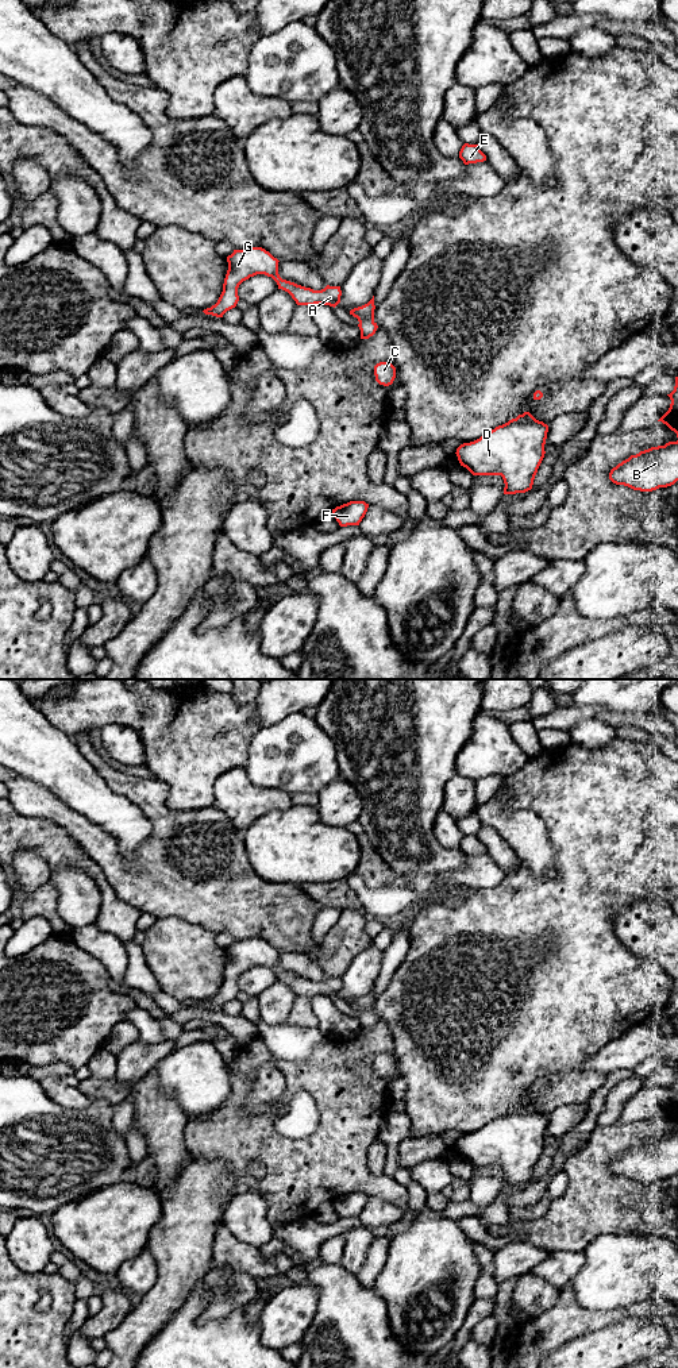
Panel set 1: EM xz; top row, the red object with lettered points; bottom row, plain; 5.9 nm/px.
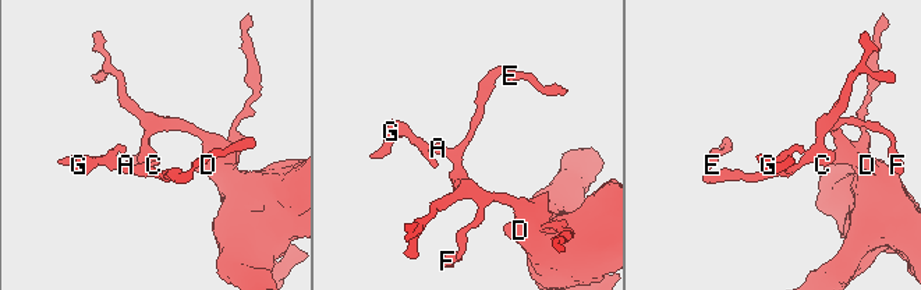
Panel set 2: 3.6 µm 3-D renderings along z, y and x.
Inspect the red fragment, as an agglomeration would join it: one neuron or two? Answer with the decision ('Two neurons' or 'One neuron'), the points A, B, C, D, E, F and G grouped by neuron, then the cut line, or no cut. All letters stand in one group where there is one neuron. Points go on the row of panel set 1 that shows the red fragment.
One neuron. Groups: A B C D E F G. No split

